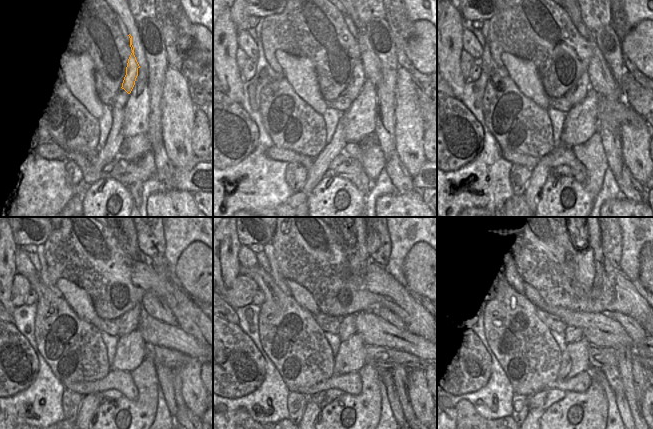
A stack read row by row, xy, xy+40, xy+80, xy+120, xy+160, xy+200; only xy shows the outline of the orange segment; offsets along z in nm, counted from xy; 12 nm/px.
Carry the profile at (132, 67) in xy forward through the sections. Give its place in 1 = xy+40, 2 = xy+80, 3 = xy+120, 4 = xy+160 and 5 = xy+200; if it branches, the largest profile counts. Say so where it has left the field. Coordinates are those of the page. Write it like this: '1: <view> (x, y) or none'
1: xy+40 (353, 89)
2: xy+80 (578, 92)
3: xy+120 (129, 321)
4: xy+160 (348, 327)
5: xy+200 (571, 334)

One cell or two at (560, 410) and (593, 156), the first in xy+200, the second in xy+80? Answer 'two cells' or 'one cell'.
one cell

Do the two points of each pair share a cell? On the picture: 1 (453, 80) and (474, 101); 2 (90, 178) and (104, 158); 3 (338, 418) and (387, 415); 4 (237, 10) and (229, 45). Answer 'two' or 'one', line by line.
1: two
2: one
3: two
4: two

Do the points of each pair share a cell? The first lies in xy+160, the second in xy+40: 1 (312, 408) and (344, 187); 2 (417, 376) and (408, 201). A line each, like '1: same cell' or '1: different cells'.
1: different cells
2: different cells

